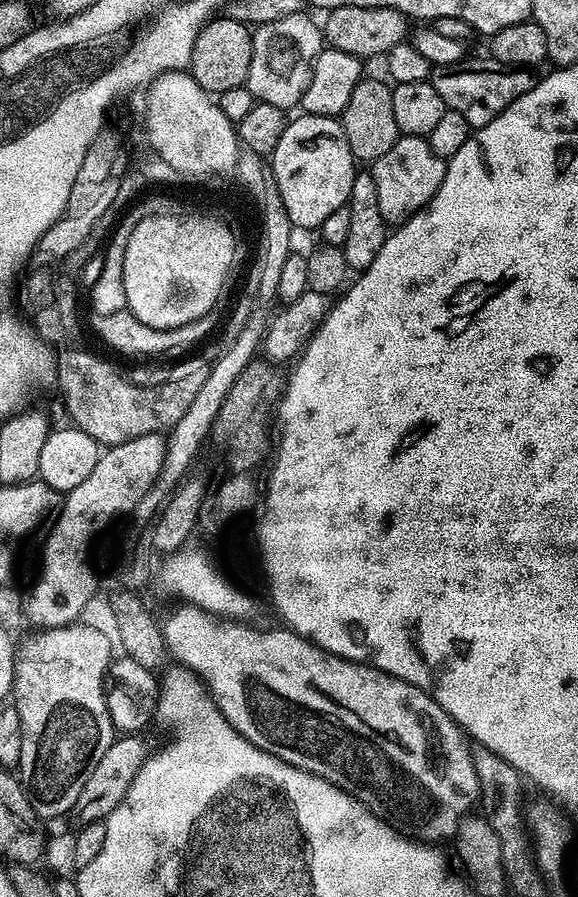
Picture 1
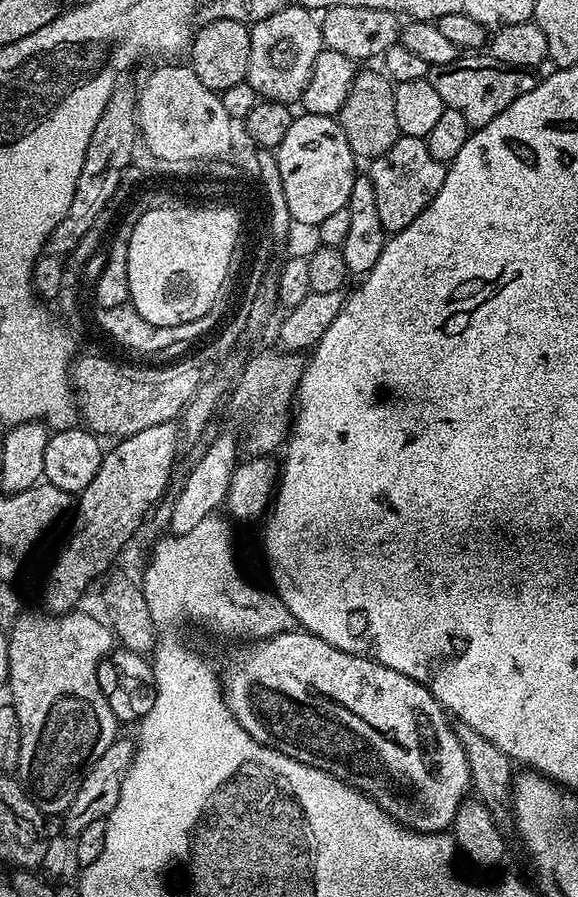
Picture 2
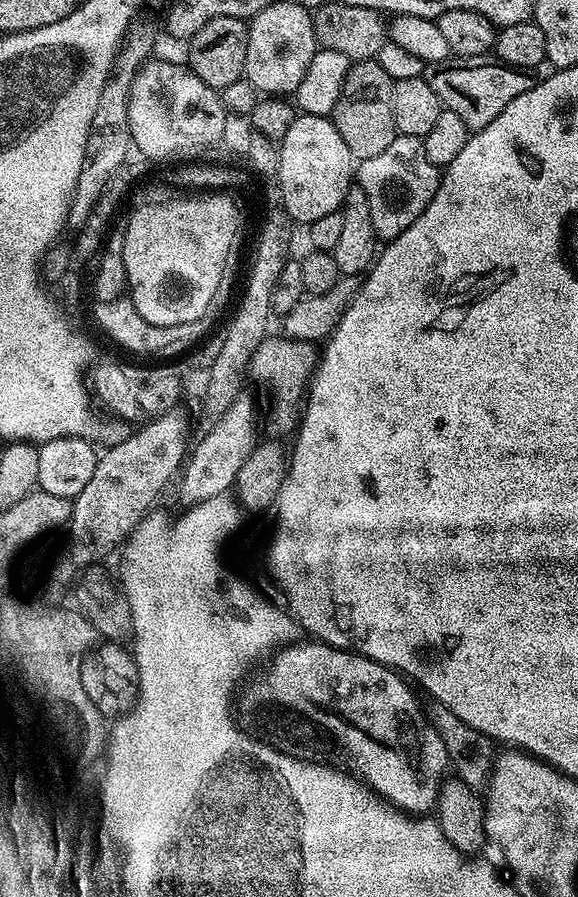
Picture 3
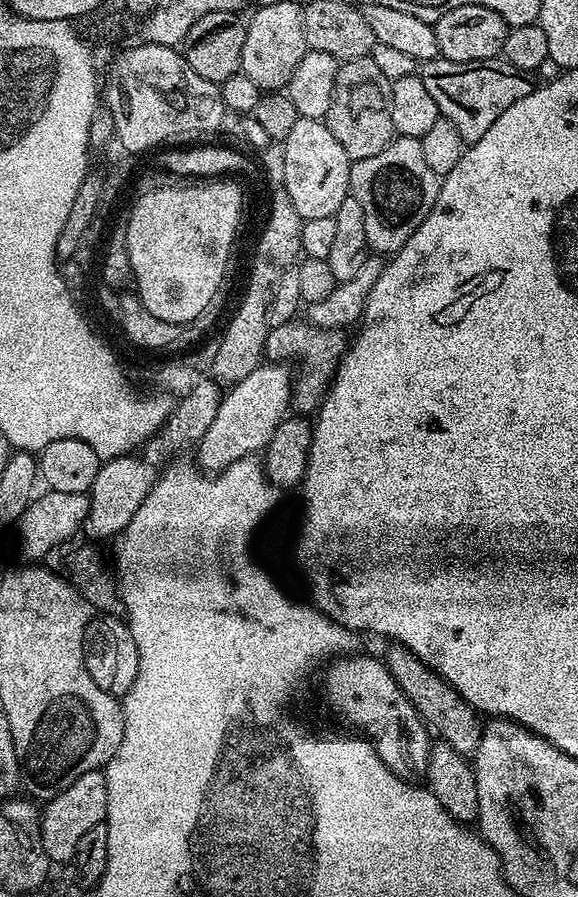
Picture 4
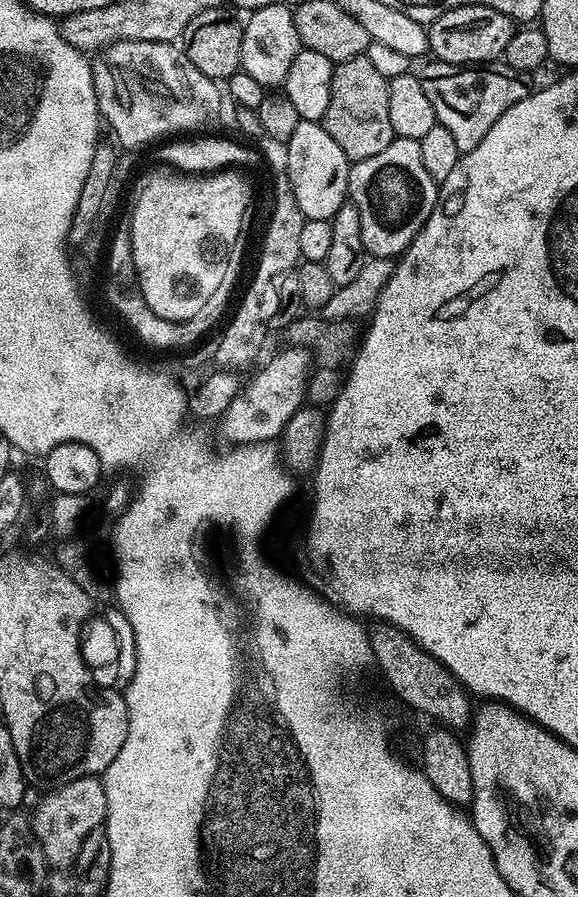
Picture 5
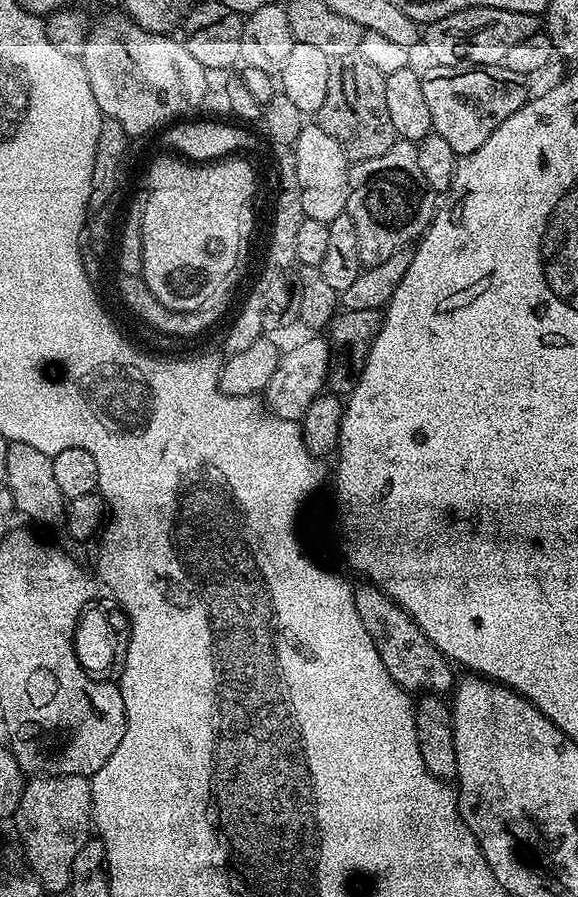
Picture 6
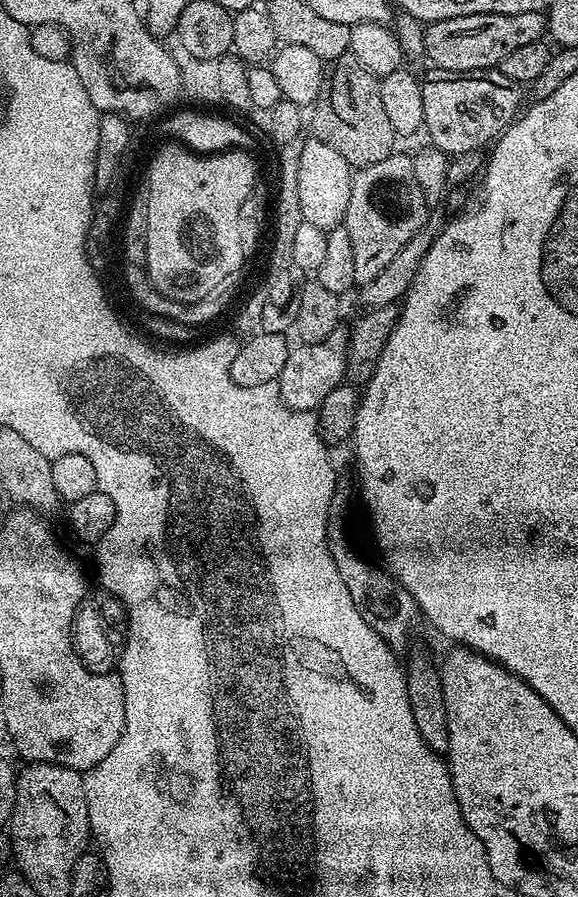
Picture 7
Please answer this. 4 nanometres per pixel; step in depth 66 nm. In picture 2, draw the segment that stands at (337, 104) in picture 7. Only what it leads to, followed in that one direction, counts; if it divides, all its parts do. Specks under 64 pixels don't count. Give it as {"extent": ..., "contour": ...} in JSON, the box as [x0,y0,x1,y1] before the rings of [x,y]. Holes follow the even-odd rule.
{"extent":[338,71,401,162],"contour":[[[357,71],[356,76],[352,79],[350,90],[346,94],[346,102],[342,102],[338,119],[342,126],[342,134],[346,134],[346,142],[350,142],[350,150],[361,161],[371,162],[384,156],[394,146],[394,142],[399,140],[401,135],[398,130],[398,118],[394,118],[394,84],[384,75],[383,71],[364,72]]]}

